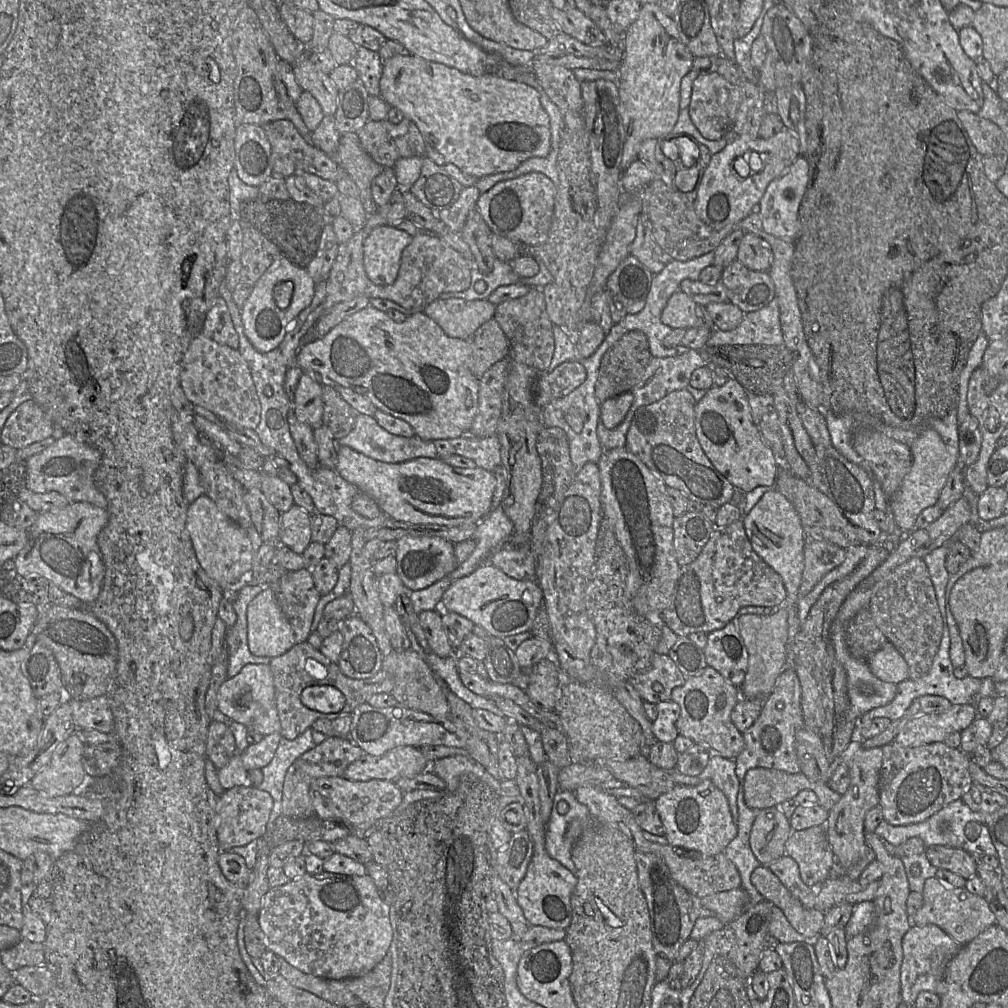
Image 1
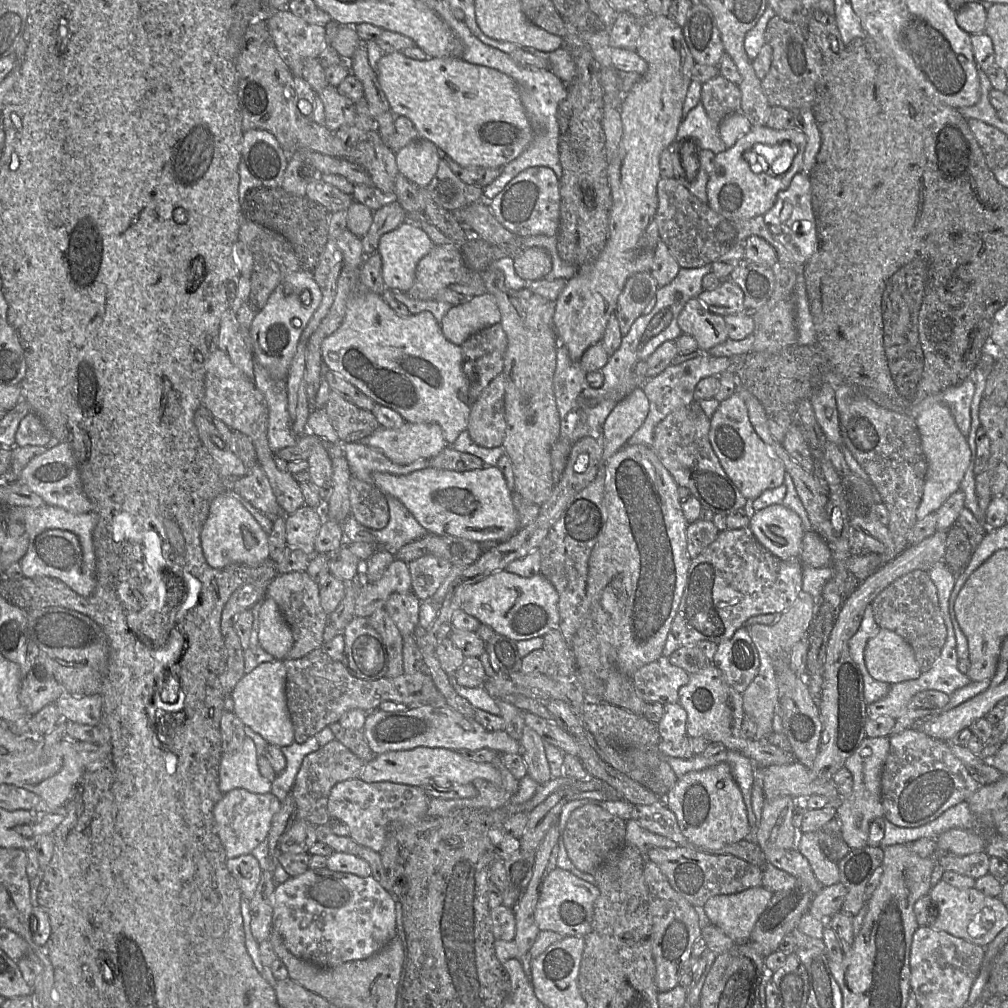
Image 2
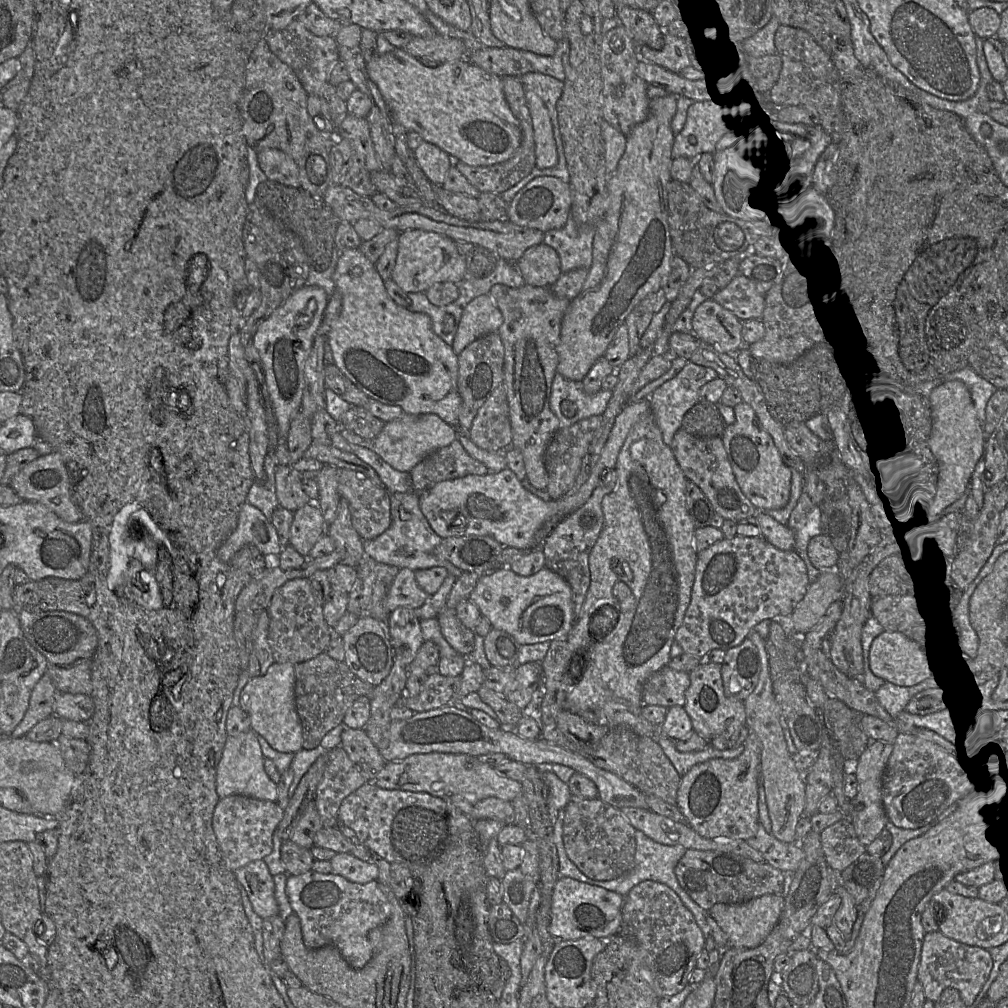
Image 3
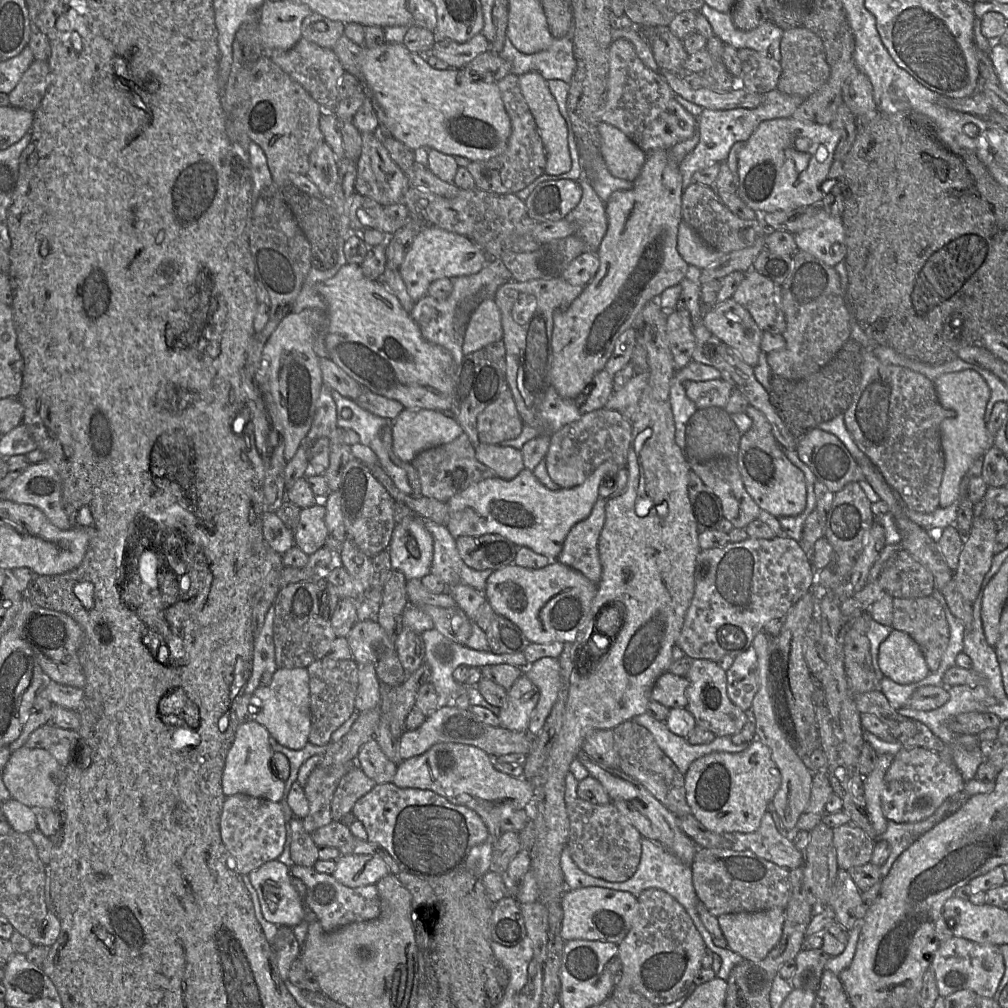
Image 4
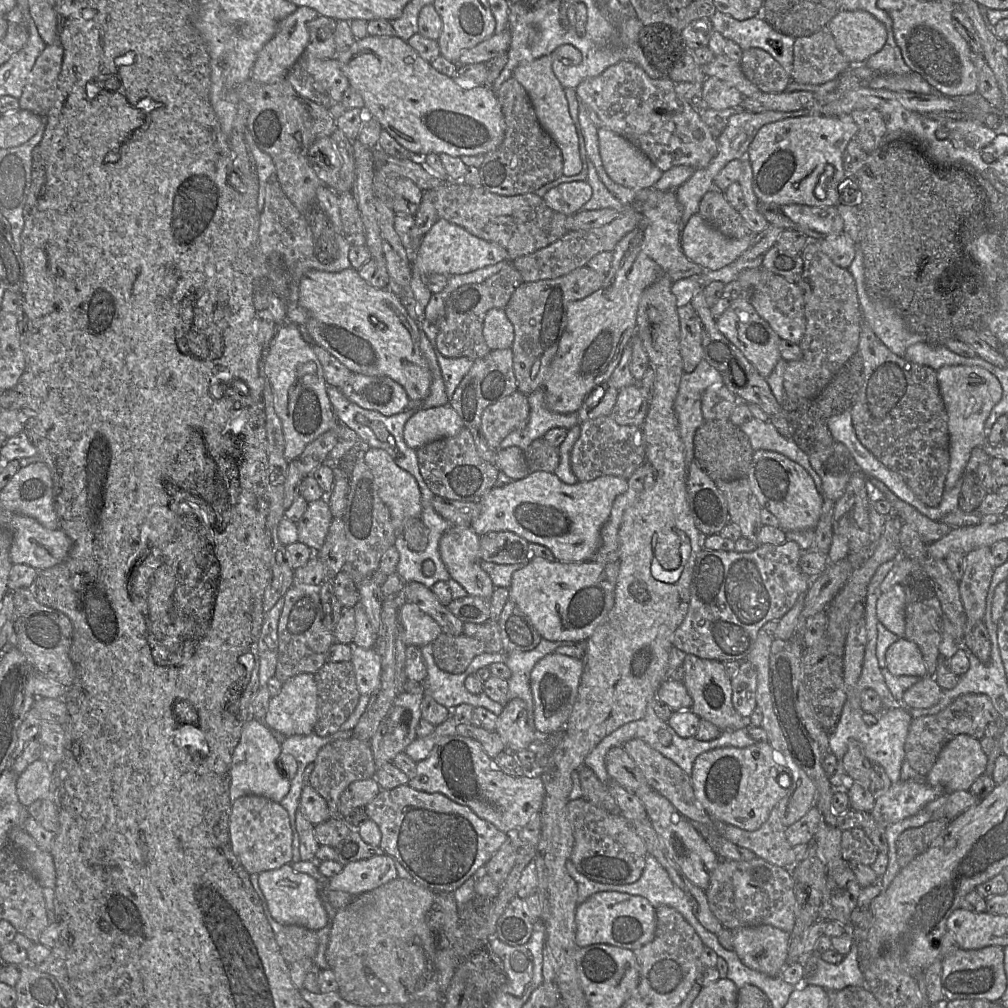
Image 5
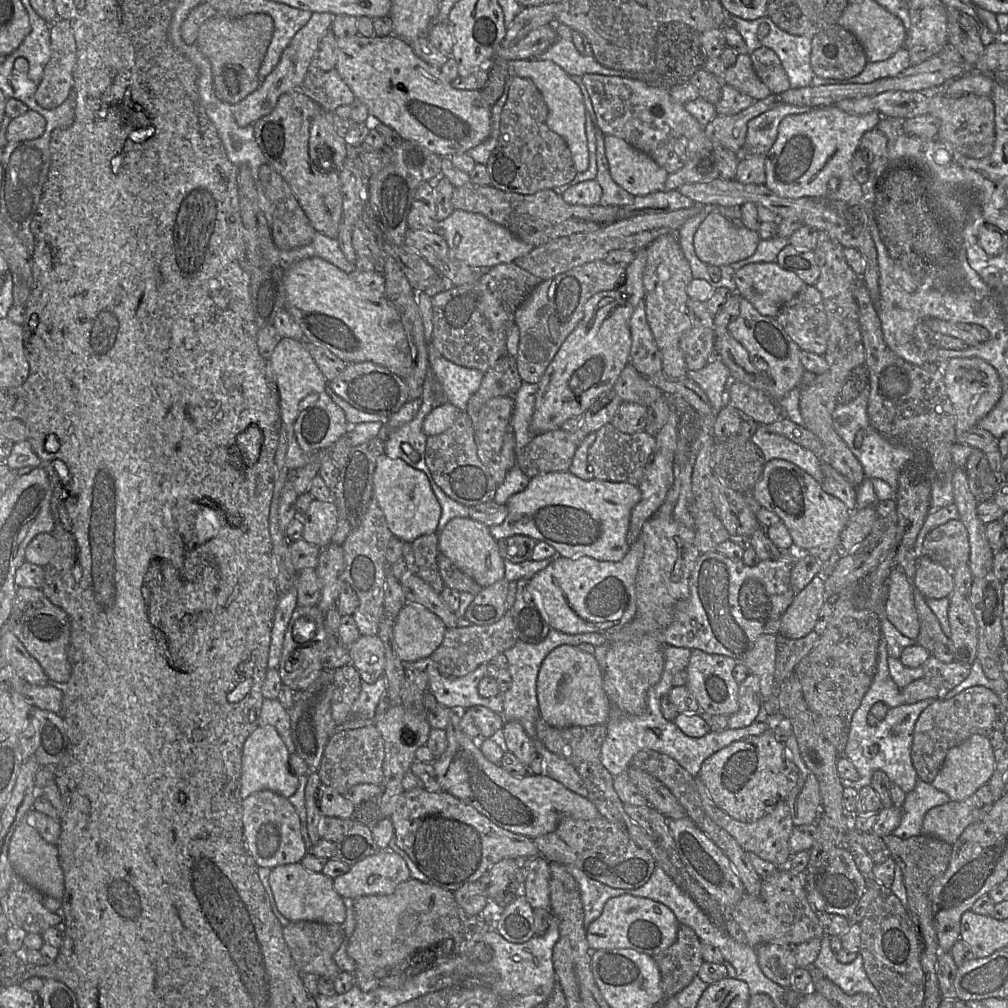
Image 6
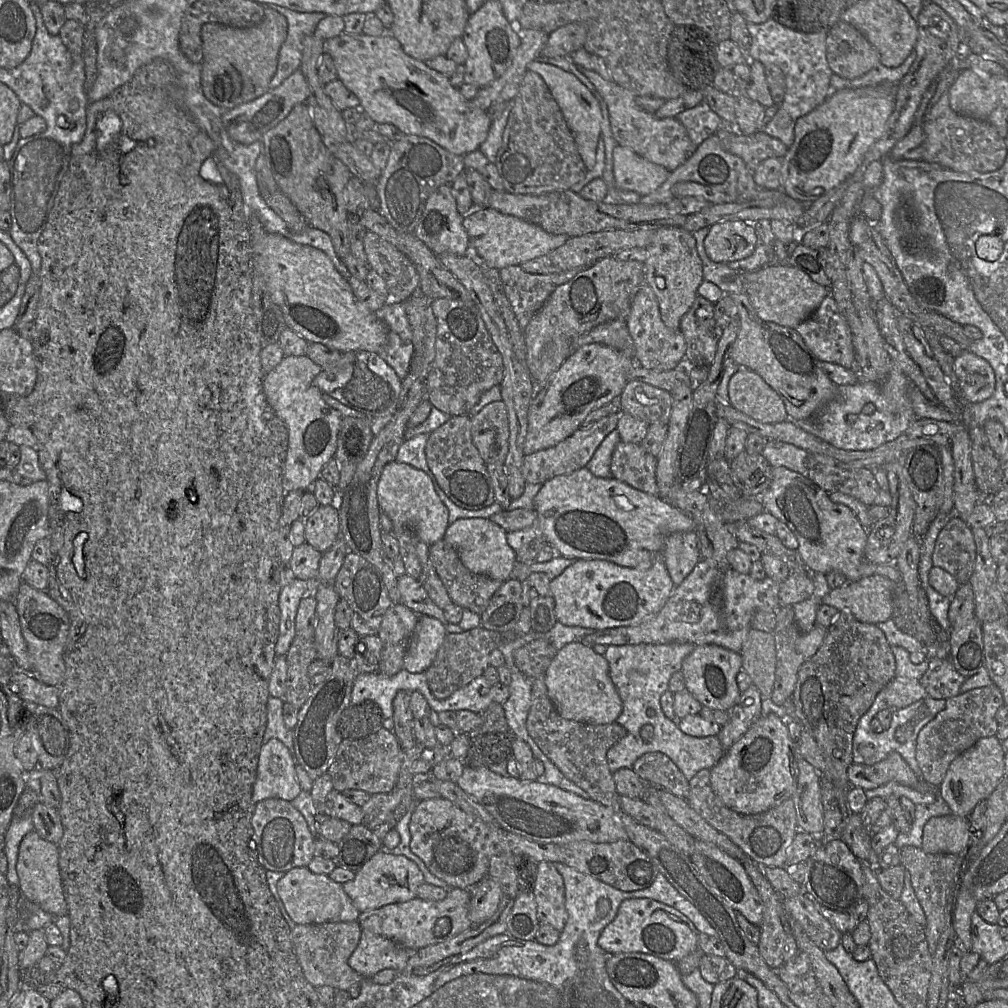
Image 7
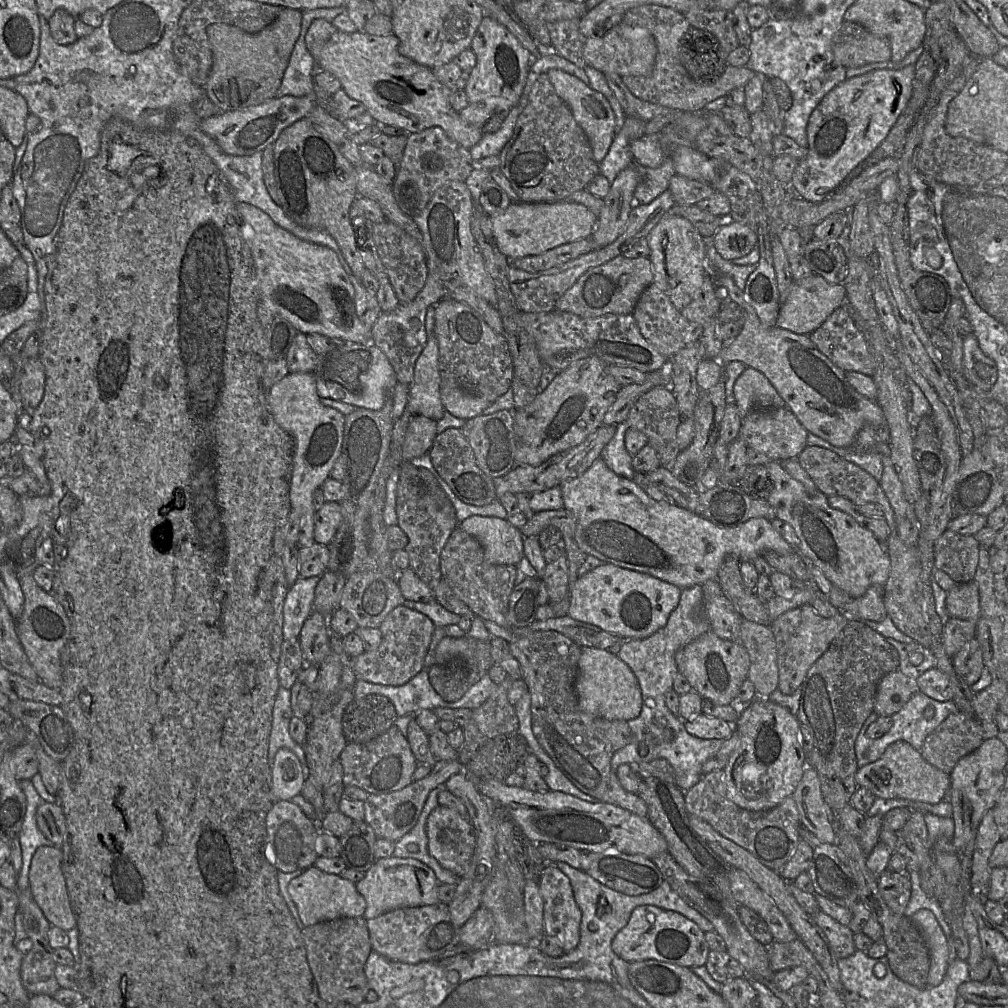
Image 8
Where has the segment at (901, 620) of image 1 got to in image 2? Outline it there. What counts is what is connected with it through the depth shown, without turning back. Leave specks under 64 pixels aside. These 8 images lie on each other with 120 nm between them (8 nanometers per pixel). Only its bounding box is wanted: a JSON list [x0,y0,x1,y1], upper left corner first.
[871,570,947,673]

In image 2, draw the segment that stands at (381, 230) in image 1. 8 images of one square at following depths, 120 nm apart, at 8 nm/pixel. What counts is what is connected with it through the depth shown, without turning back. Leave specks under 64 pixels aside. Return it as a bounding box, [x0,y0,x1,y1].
[377,221,434,292]

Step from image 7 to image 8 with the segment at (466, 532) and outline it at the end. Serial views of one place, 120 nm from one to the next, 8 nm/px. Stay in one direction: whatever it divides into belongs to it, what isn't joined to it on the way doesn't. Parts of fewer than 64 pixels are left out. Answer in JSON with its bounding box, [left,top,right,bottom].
[458,516,524,566]

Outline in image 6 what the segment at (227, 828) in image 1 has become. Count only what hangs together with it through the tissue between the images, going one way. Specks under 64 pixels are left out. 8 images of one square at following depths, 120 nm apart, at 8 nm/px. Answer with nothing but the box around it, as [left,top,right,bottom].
[242,790,308,867]

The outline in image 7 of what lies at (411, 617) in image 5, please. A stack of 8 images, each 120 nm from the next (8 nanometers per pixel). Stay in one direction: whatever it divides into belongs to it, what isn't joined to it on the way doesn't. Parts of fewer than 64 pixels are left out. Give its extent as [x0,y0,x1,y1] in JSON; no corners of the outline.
[404,615,446,672]

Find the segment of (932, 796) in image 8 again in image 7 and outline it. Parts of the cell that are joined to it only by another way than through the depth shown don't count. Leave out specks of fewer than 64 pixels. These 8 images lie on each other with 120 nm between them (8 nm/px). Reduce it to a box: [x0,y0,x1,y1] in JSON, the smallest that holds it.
[847,752,936,792]

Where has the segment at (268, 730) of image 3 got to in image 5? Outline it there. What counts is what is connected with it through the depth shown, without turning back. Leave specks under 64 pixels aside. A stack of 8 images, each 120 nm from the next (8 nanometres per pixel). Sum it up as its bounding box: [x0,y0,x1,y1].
[263,673,317,736]

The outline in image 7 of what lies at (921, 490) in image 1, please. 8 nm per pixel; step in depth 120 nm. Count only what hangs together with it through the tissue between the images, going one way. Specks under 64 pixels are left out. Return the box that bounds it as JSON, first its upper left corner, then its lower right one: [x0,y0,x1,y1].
[954,348,995,403]

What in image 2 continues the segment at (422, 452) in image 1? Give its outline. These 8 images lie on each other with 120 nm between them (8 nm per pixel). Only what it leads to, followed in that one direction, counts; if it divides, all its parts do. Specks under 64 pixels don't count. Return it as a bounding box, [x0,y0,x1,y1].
[341,442,429,483]

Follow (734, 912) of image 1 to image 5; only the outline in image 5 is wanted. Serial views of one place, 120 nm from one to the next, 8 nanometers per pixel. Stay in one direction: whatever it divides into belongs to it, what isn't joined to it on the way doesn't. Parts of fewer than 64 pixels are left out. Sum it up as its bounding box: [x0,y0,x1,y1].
[732,926,789,977]

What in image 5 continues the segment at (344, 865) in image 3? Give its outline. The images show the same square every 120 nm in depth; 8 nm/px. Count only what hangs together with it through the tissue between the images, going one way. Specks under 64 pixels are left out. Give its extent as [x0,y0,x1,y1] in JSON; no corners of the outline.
[326,854,398,896]

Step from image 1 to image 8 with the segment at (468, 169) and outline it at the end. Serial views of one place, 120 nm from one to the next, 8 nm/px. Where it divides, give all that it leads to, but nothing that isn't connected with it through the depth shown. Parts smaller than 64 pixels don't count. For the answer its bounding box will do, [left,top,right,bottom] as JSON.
[317,31,483,149]

